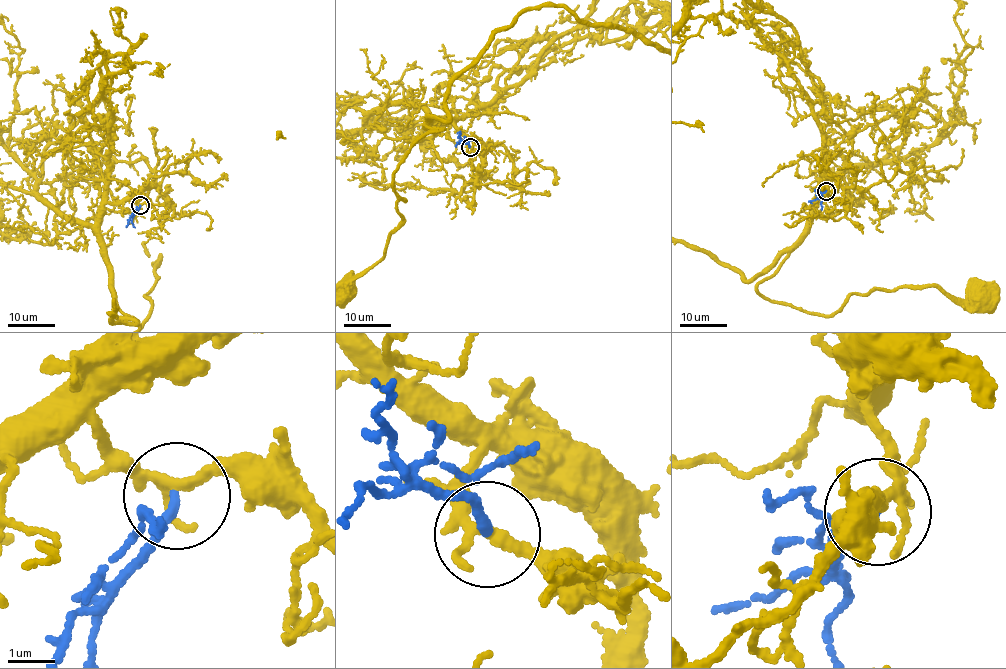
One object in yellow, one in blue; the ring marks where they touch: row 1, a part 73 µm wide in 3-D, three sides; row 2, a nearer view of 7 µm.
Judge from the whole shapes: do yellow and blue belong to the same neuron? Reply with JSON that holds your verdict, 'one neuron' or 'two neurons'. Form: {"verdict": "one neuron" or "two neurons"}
{"verdict": "one neuron"}

